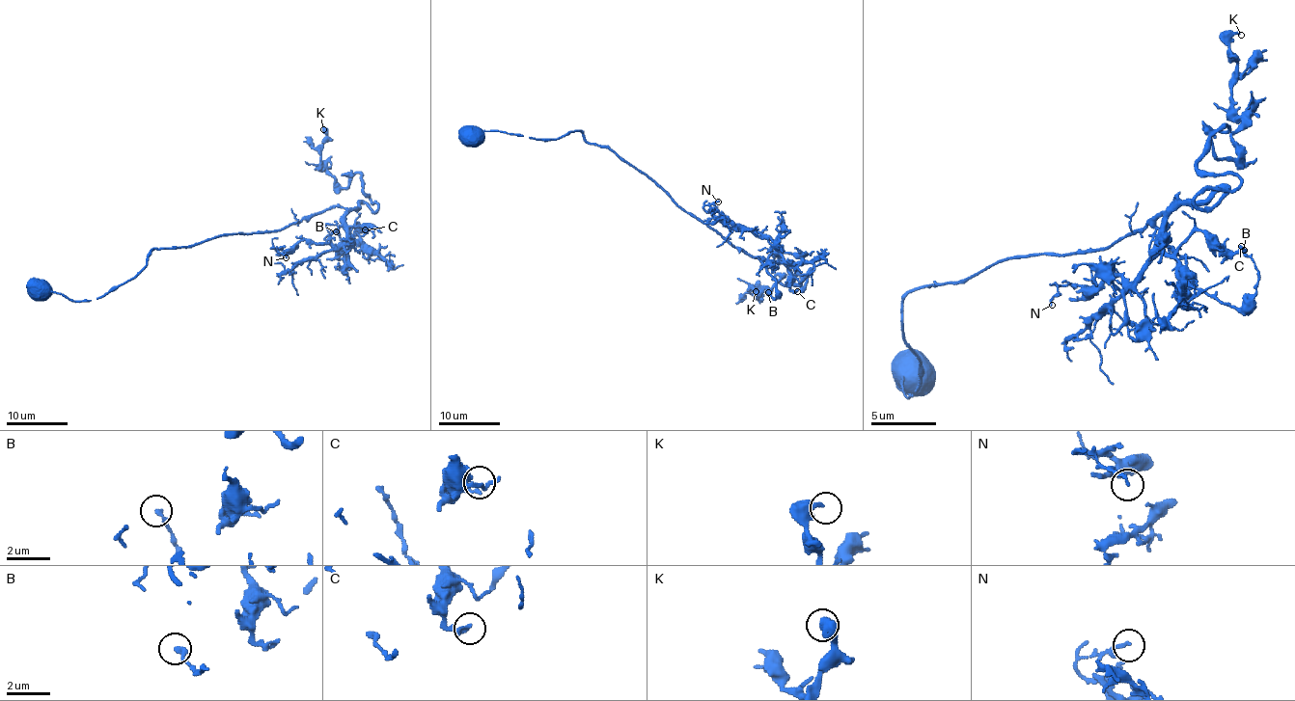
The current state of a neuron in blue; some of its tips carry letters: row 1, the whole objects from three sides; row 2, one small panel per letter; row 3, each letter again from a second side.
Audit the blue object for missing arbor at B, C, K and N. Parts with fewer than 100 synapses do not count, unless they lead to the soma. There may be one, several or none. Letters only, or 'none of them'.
none of them

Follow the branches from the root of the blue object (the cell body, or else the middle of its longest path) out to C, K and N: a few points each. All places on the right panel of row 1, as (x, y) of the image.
C: (915, 377), (905, 396), (918, 357), (901, 302), (924, 285), (1107, 250), (1175, 198), (1241, 246)
K: (915, 377), (905, 396), (912, 292), (1107, 250), (1241, 181), (1198, 168), (1221, 125), (1237, 155), (1241, 35)
N: (915, 377), (905, 396), (912, 292), (1107, 250), (1175, 198), (1130, 283), (1111, 269), (1052, 305)

